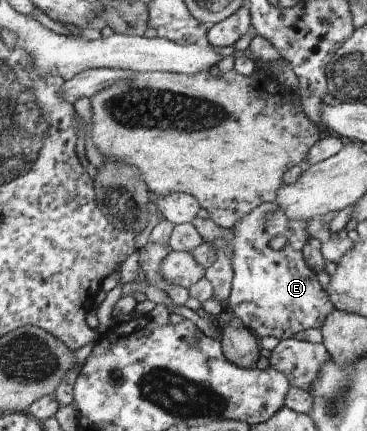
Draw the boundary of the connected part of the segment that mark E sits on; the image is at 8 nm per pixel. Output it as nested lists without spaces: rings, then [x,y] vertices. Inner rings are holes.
[[[266,202],[258,205],[232,230],[234,238],[230,241],[230,245],[233,250],[232,261],[235,276],[228,308],[260,338],[270,337],[270,335],[279,340],[296,338],[296,335],[301,334],[302,331],[324,326],[326,319],[335,309],[329,292],[318,283],[318,273],[308,266],[302,255],[302,249],[306,241],[310,239],[306,231],[309,222],[310,219],[290,219],[286,211],[278,207],[278,203]],[[278,235],[284,236],[287,240],[284,249],[276,250],[270,247],[270,243]]]

